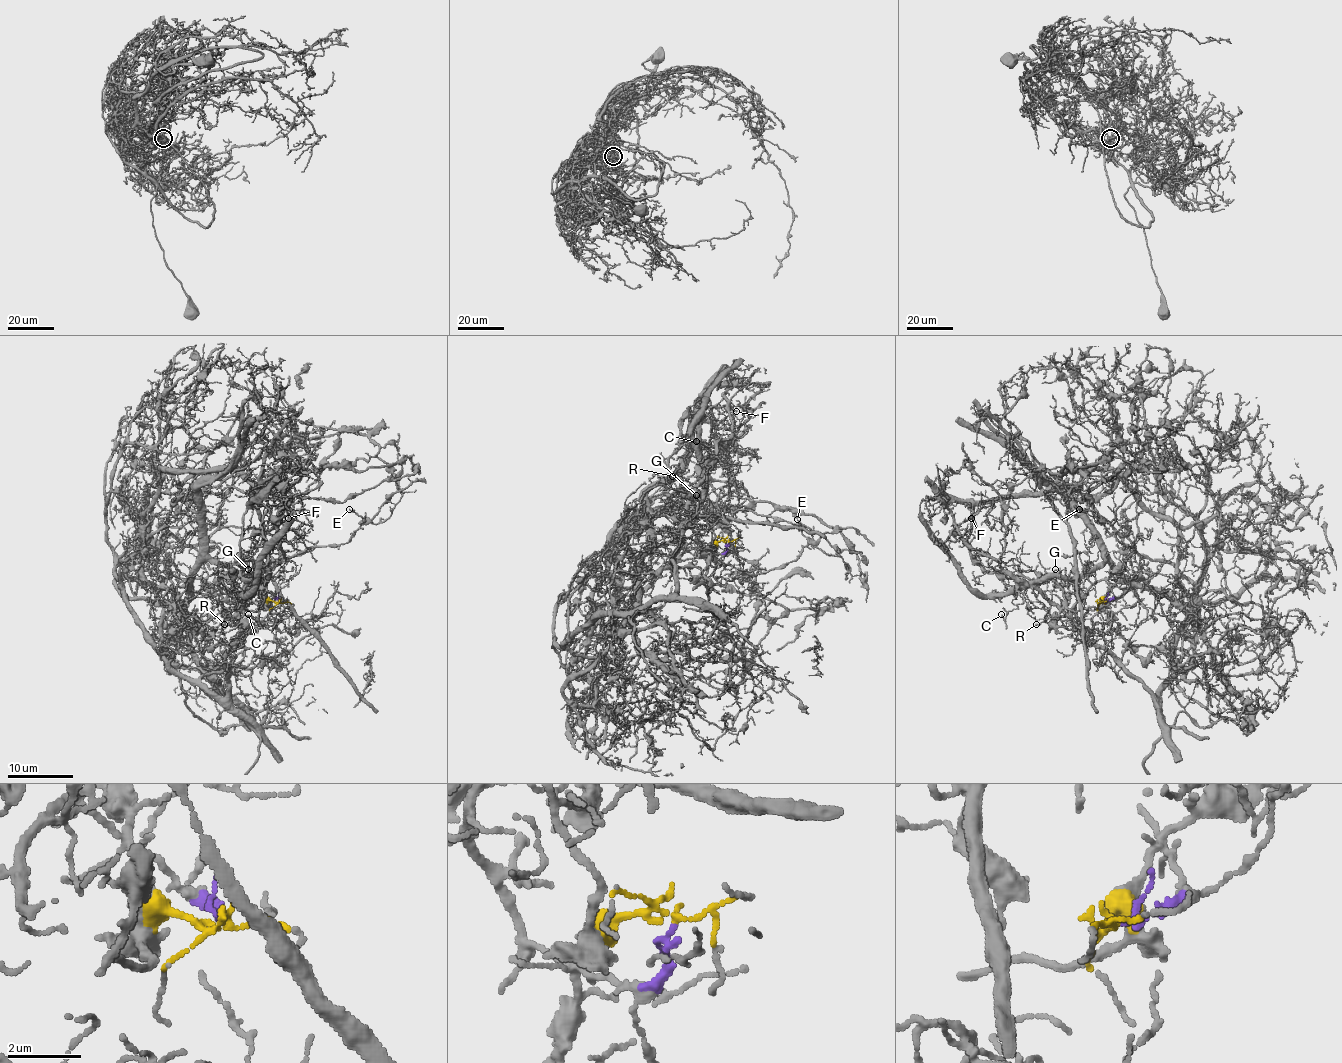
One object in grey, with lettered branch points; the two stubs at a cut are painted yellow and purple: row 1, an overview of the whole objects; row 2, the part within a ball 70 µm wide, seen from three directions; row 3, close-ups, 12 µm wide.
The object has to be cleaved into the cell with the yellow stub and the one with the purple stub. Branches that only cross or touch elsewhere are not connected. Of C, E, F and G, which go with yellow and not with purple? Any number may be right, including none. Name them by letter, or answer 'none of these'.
C, F, G

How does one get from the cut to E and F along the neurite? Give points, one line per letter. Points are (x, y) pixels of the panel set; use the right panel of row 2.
E: (1102, 602), (1113, 600), (1125, 590), (1135, 574), (1126, 562), (1135, 549), (1118, 541), (1094, 511), (1079, 508)
F: (1102, 602), (1094, 610), (1072, 612), (1053, 580), (998, 577), (971, 552), (972, 508), (966, 505), (971, 518)

